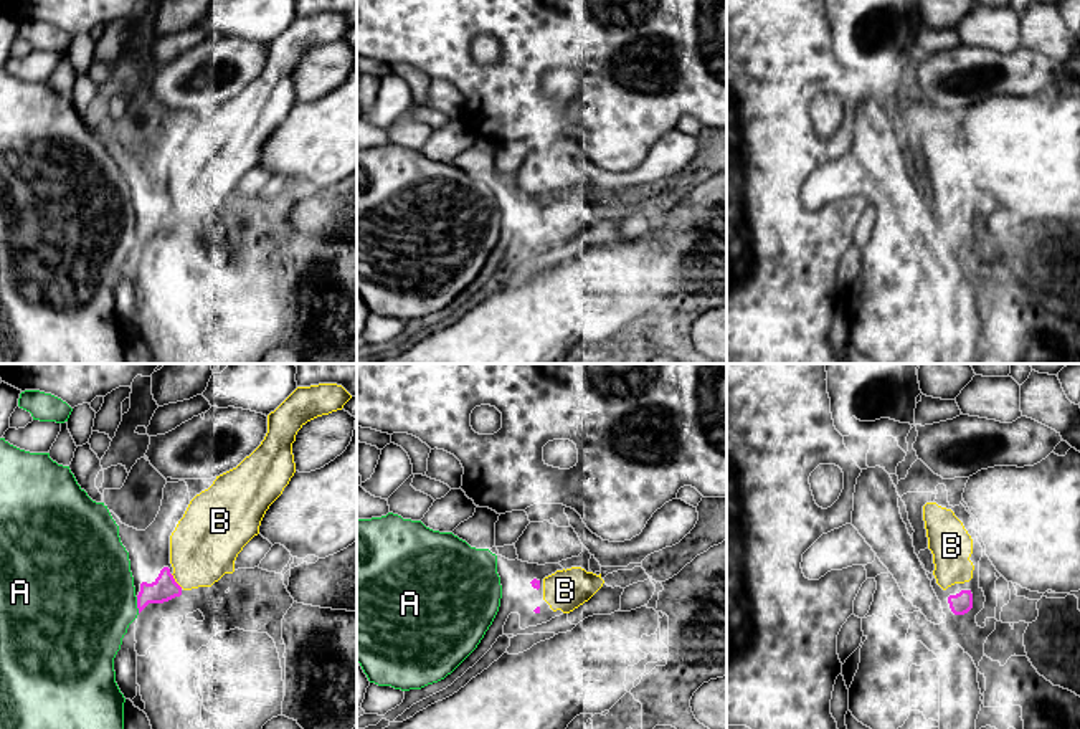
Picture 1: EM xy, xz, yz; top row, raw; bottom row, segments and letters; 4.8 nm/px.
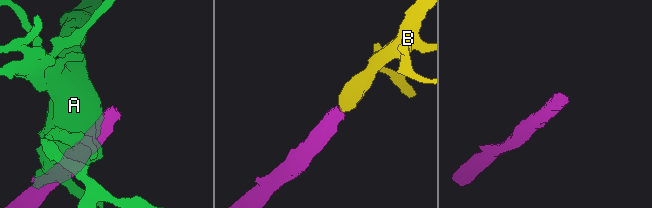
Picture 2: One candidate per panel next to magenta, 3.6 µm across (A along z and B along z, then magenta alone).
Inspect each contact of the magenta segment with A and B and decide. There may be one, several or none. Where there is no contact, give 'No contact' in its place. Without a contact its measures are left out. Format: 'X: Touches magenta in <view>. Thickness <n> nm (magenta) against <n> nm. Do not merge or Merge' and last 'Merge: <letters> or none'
A: Touches magenta in xy. Thickness 120 nm (magenta) against 480 nm. Do not merge
B: Touches magenta in xy. Thickness 120 nm (magenta) against 320 nm. Merge
Merge: B

